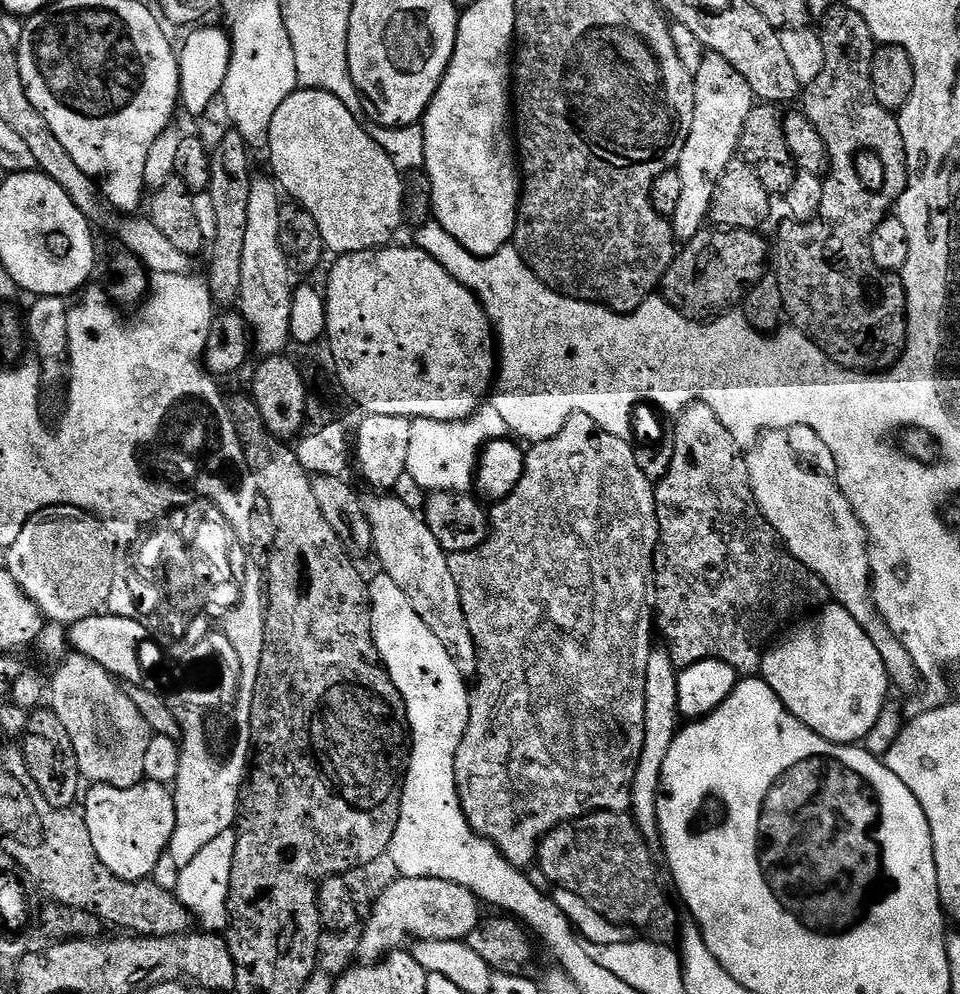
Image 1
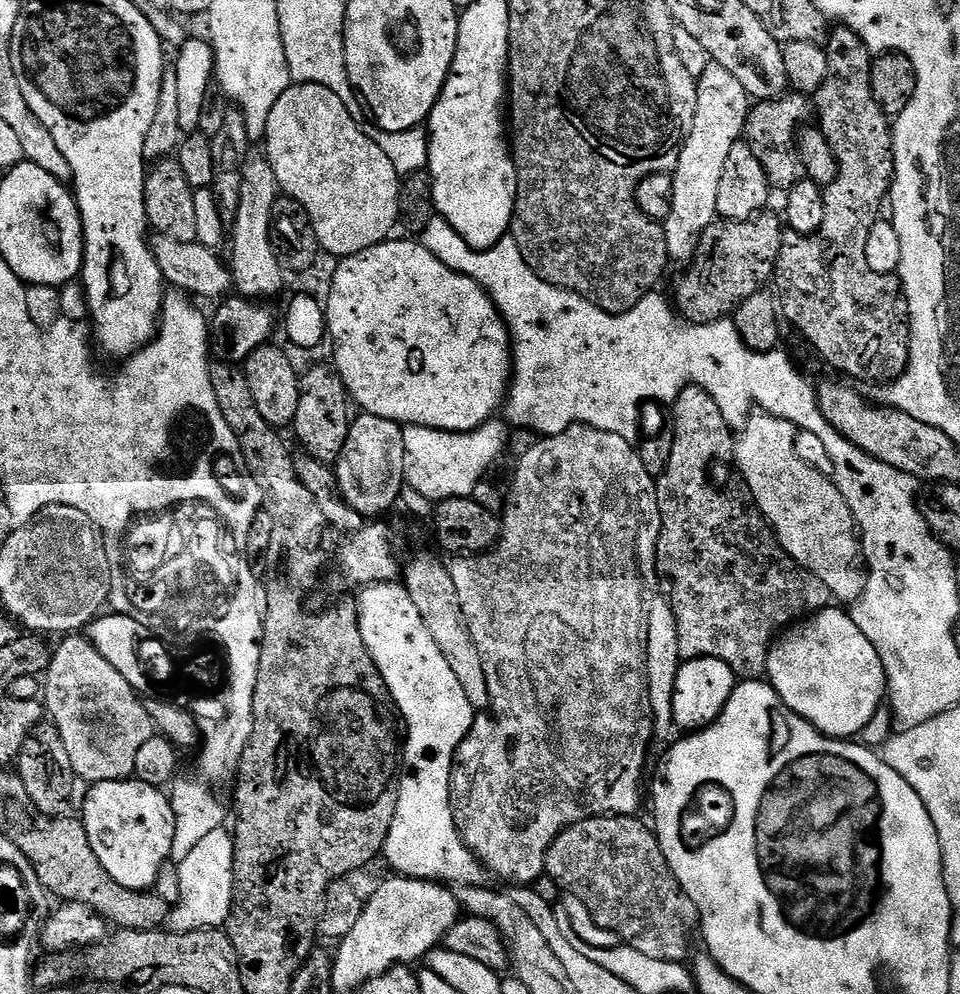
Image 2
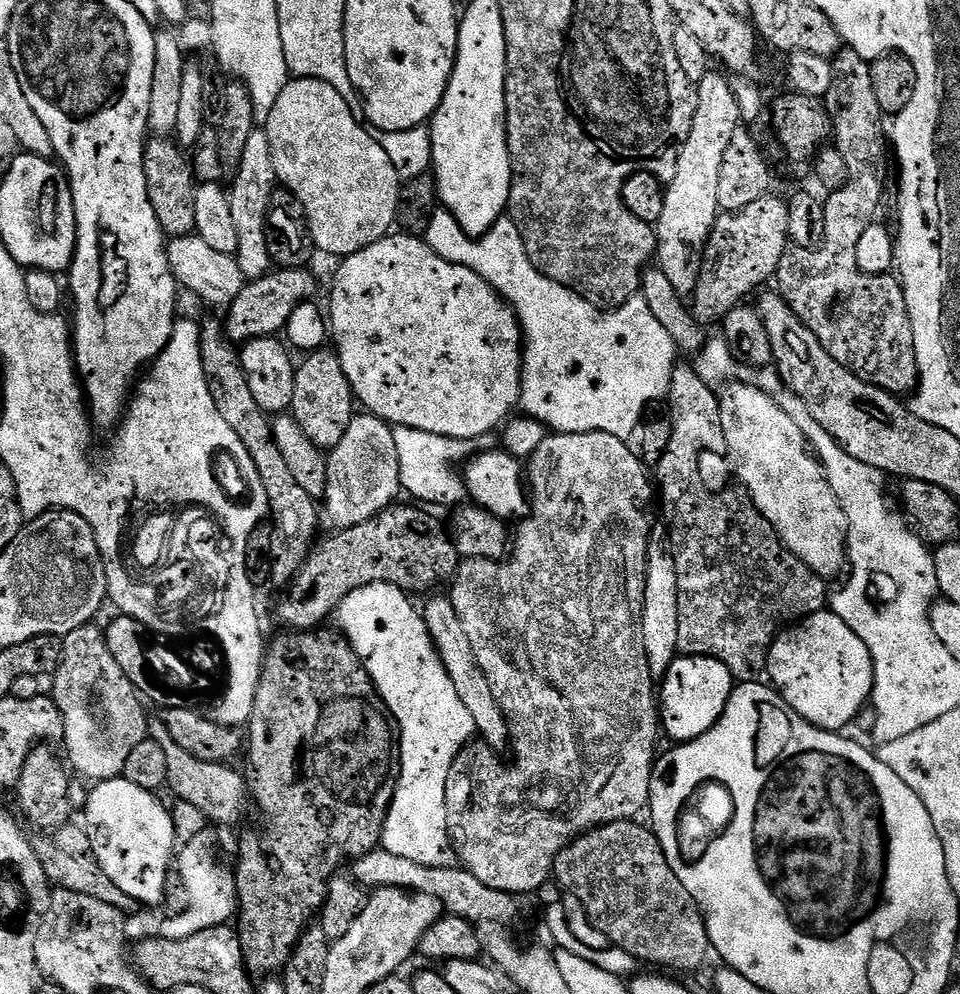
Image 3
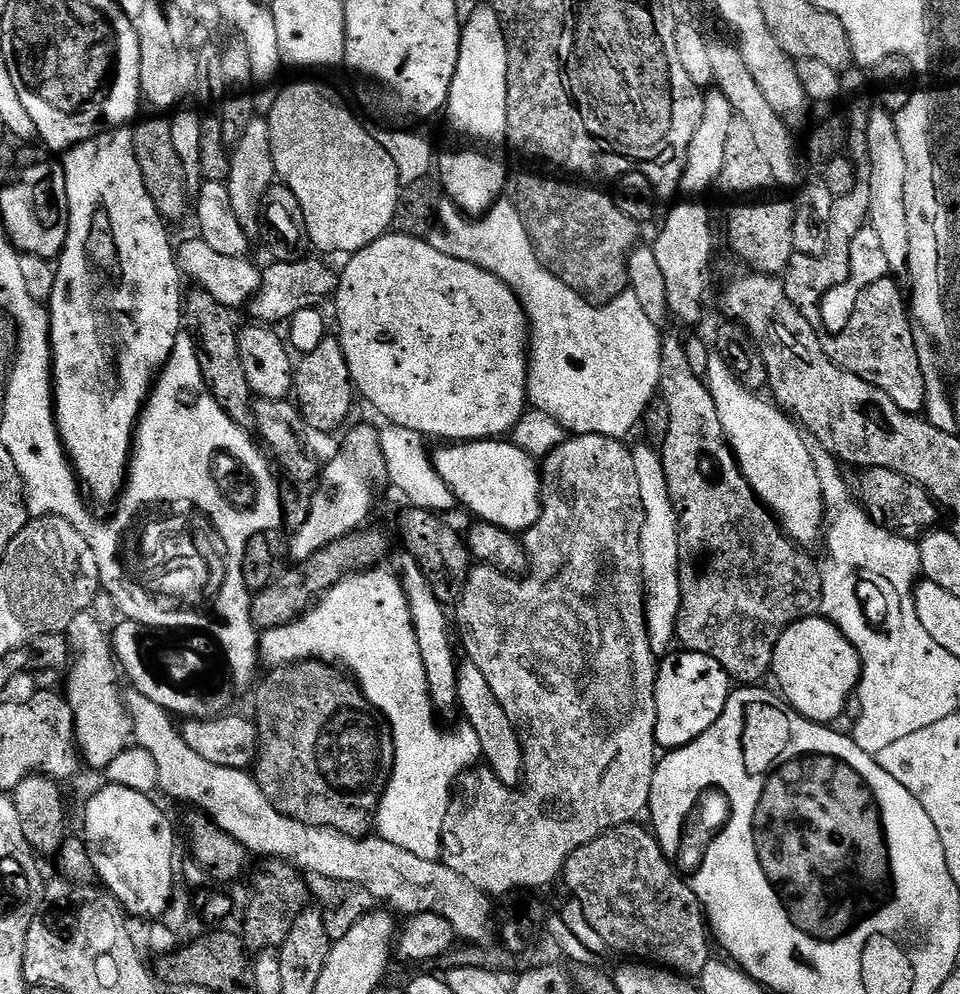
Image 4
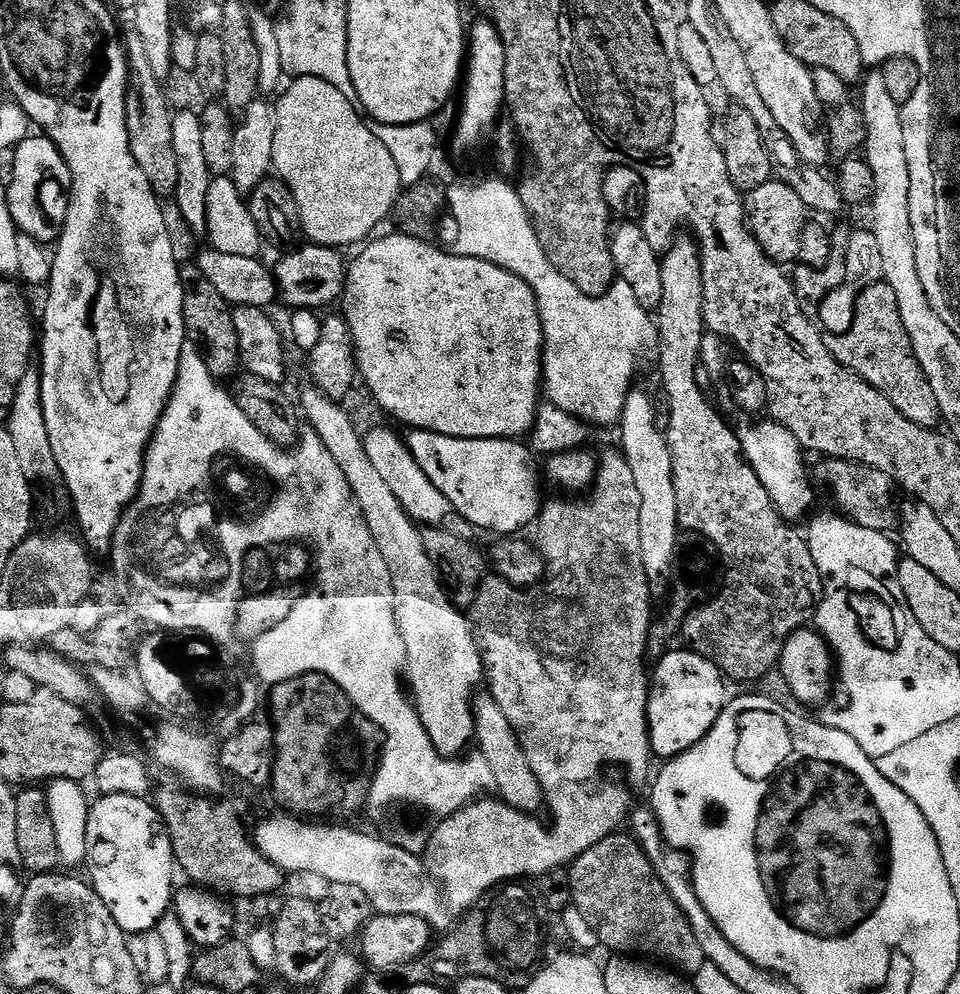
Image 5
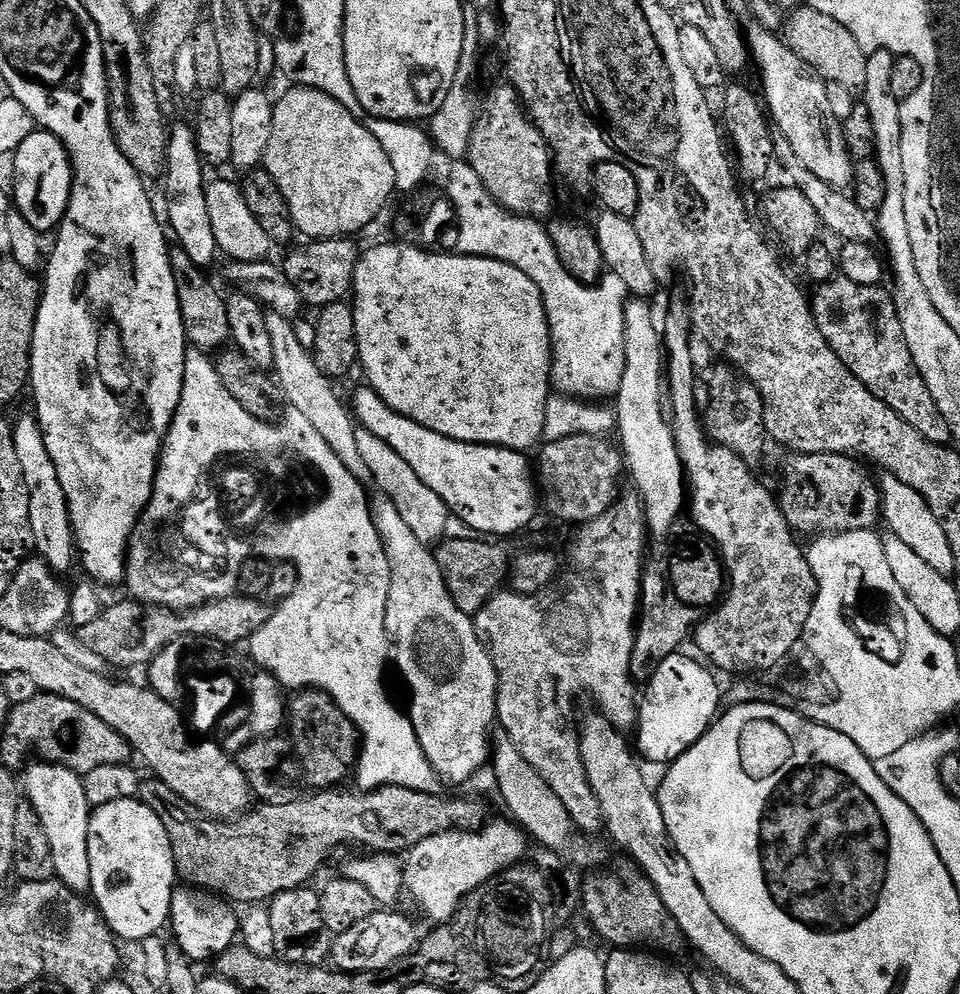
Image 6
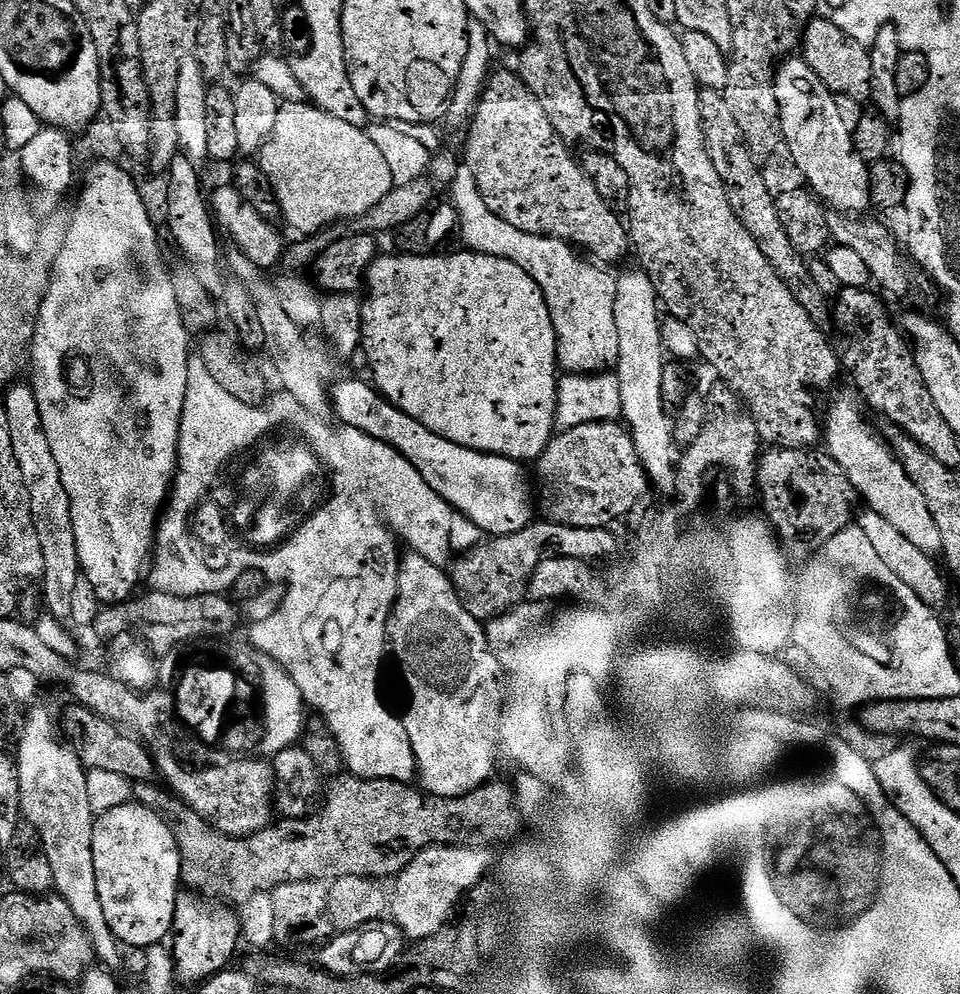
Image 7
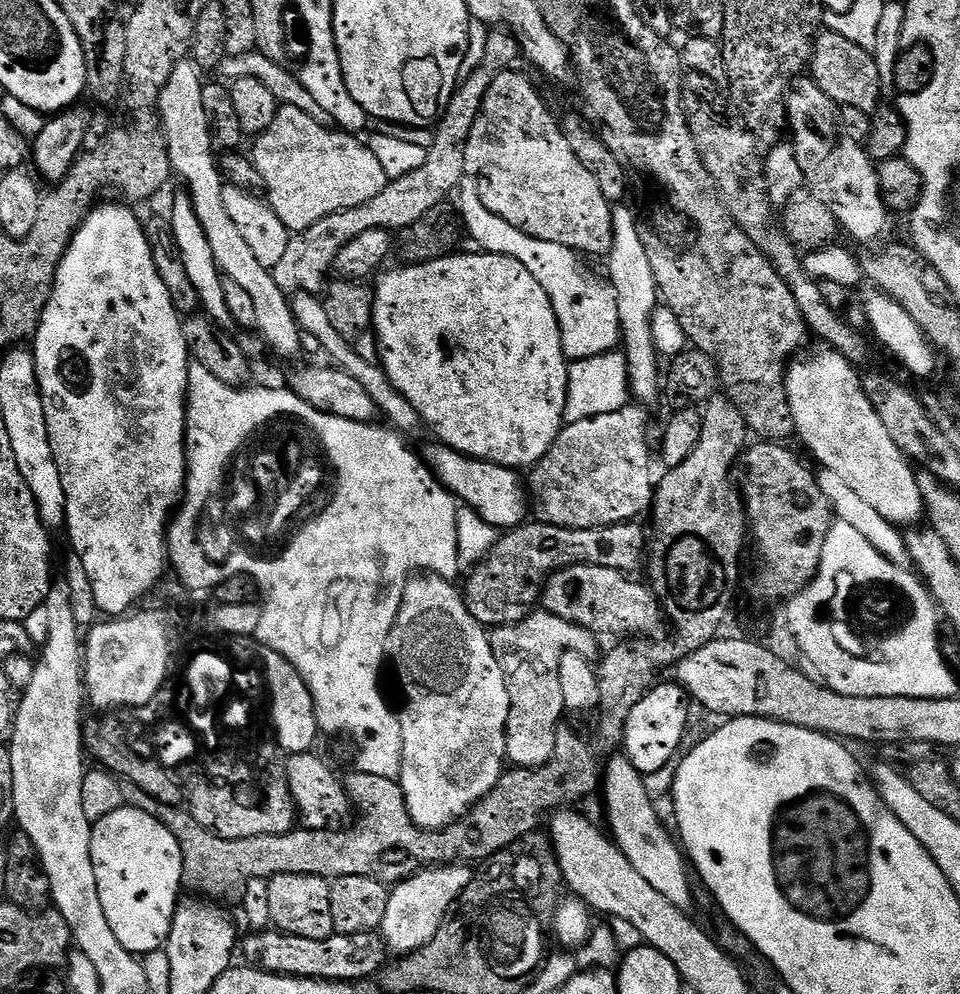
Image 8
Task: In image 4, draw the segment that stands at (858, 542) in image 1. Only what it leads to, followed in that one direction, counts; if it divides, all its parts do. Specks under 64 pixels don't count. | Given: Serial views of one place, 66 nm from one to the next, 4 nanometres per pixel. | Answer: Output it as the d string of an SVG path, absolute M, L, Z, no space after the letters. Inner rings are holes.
M718 350L711 351L704 378L714 398L724 436L748 484L792 540L801 546L812 546L823 535L826 509L821 479L805 433L782 408L745 387L734 375L727 357Z

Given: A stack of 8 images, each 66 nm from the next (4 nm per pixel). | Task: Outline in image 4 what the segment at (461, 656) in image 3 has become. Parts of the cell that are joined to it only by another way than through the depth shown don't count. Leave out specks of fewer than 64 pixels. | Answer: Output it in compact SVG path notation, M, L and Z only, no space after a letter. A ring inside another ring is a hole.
M465 659L456 669L456 701L459 711L464 711L467 727L478 734L480 754L483 763L495 774L507 788L520 788L524 779L524 751L520 745L520 733L506 718L506 710L502 710L502 702L494 698L494 690L490 690L490 682L486 682L482 670L474 666L474 662Z

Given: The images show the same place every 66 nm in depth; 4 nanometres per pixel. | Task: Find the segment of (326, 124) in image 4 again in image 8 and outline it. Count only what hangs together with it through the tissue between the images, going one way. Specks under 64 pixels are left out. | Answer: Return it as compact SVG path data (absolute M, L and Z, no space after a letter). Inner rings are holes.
M277 107L274 122L253 144L250 159L261 175L267 202L292 234L304 232L330 214L378 198L389 181L364 140L343 130L318 126L302 110Z

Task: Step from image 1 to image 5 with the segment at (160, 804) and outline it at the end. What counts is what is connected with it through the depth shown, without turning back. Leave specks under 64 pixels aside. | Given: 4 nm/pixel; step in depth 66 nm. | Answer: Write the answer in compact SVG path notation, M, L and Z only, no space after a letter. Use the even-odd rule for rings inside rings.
M114 794L97 801L88 809L86 826L86 869L92 889L110 906L114 922L126 934L153 931L174 904L174 857L164 820L145 798Z

